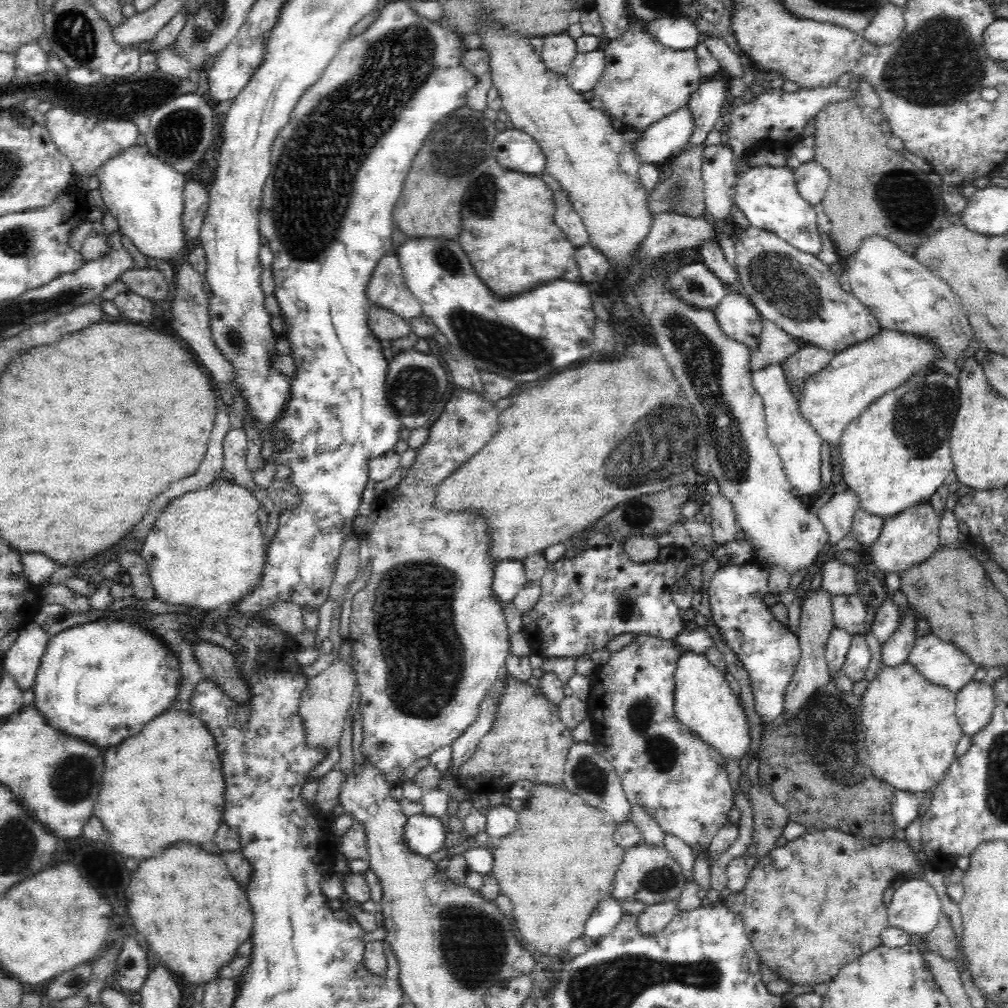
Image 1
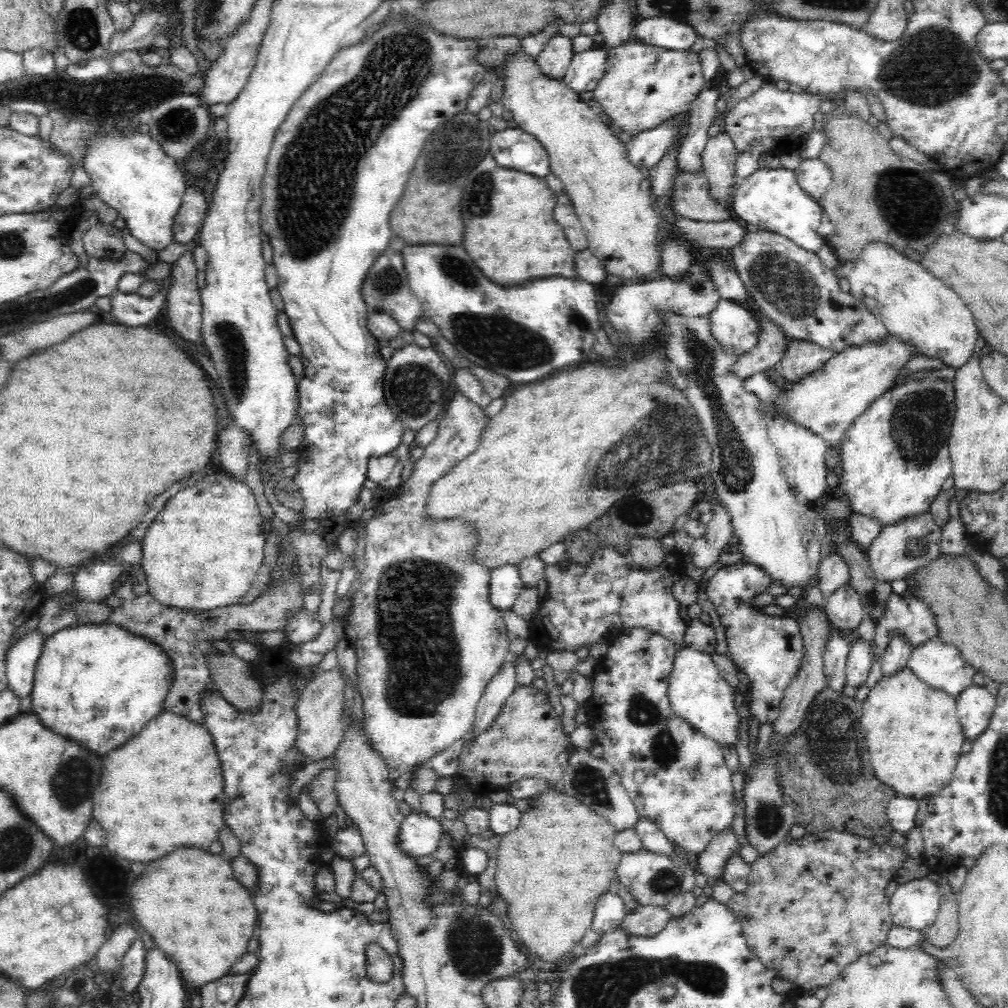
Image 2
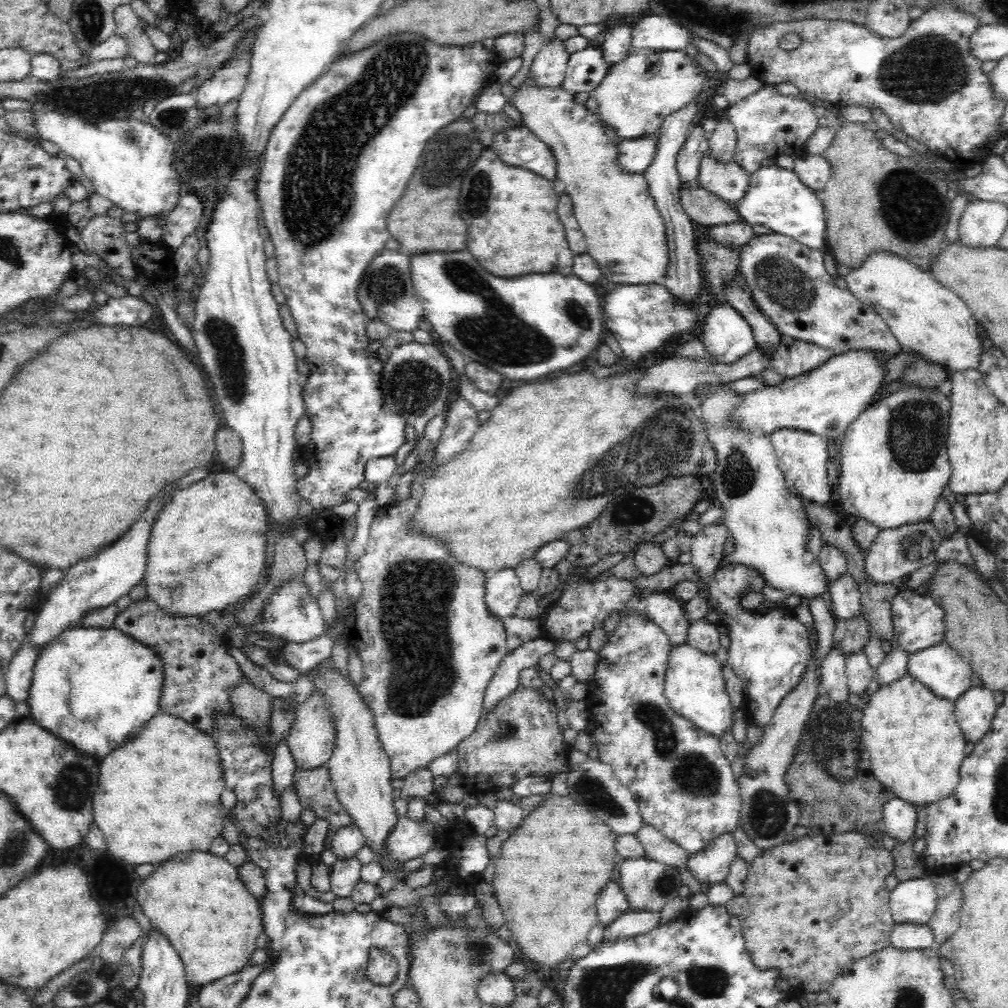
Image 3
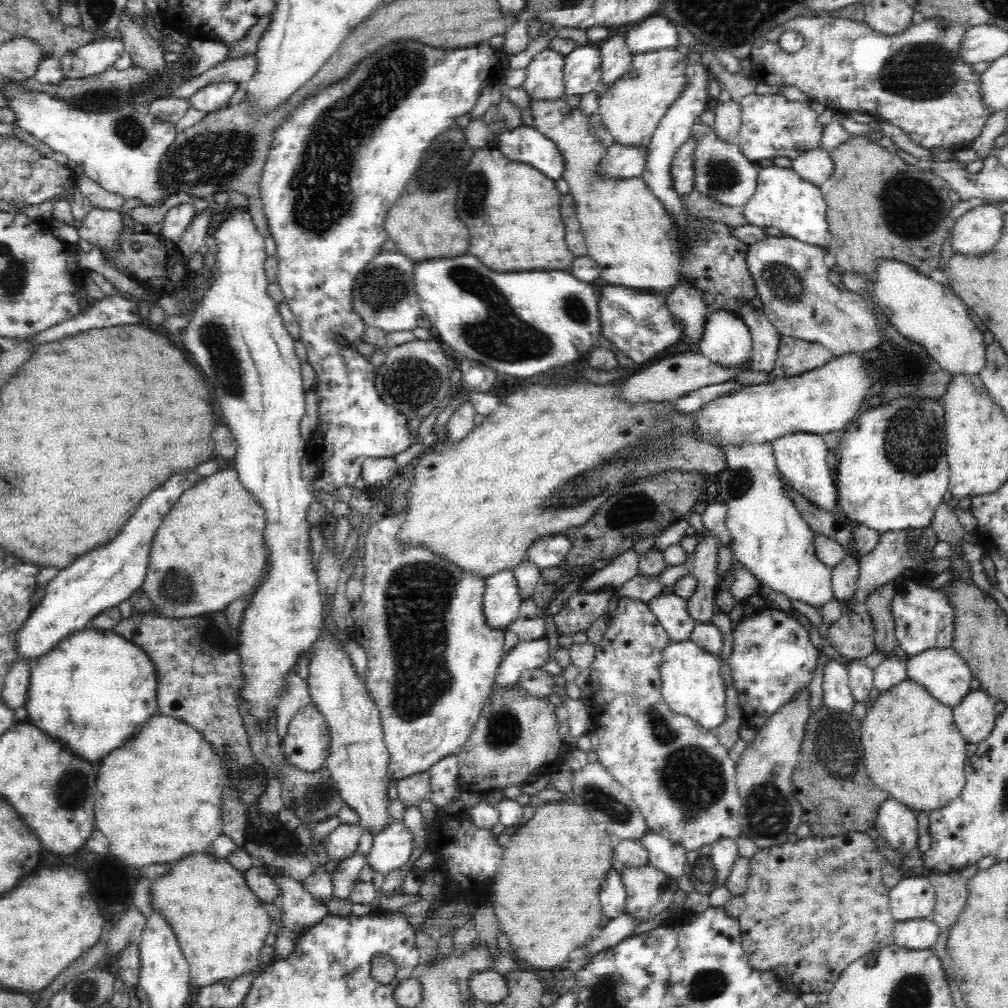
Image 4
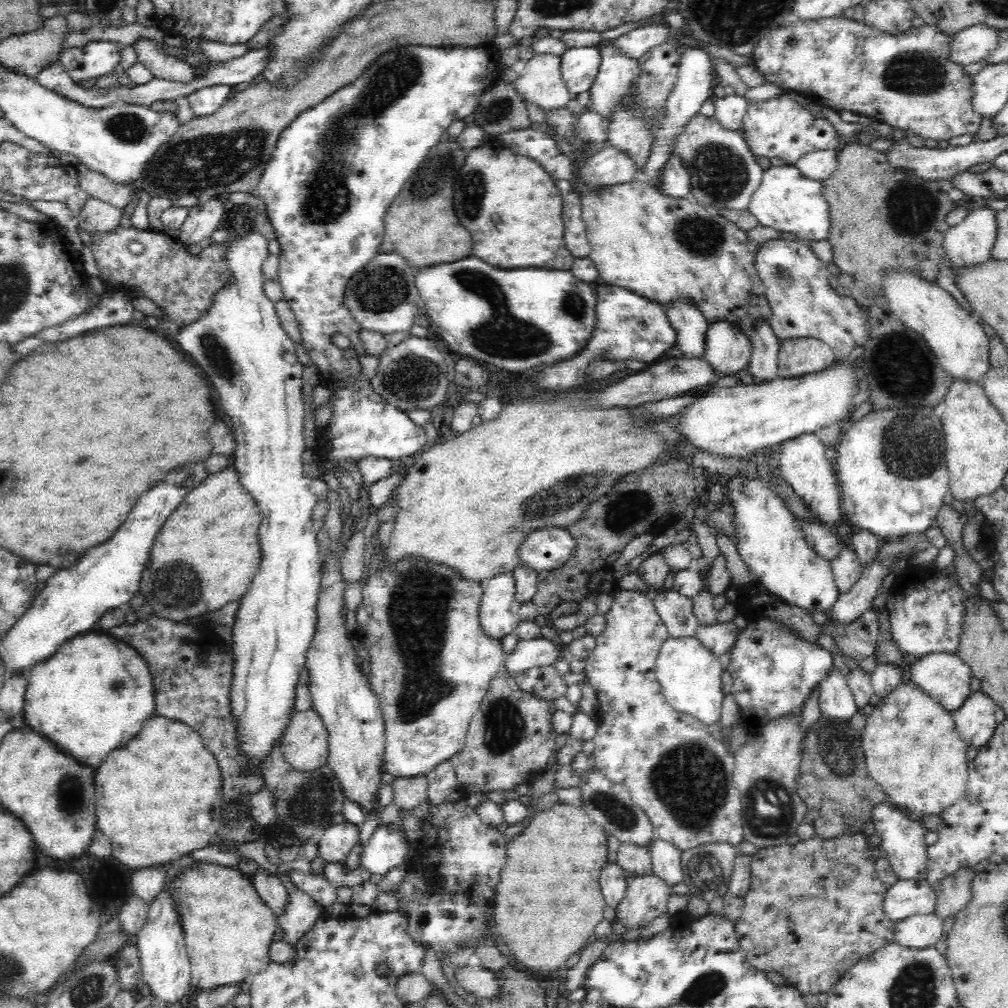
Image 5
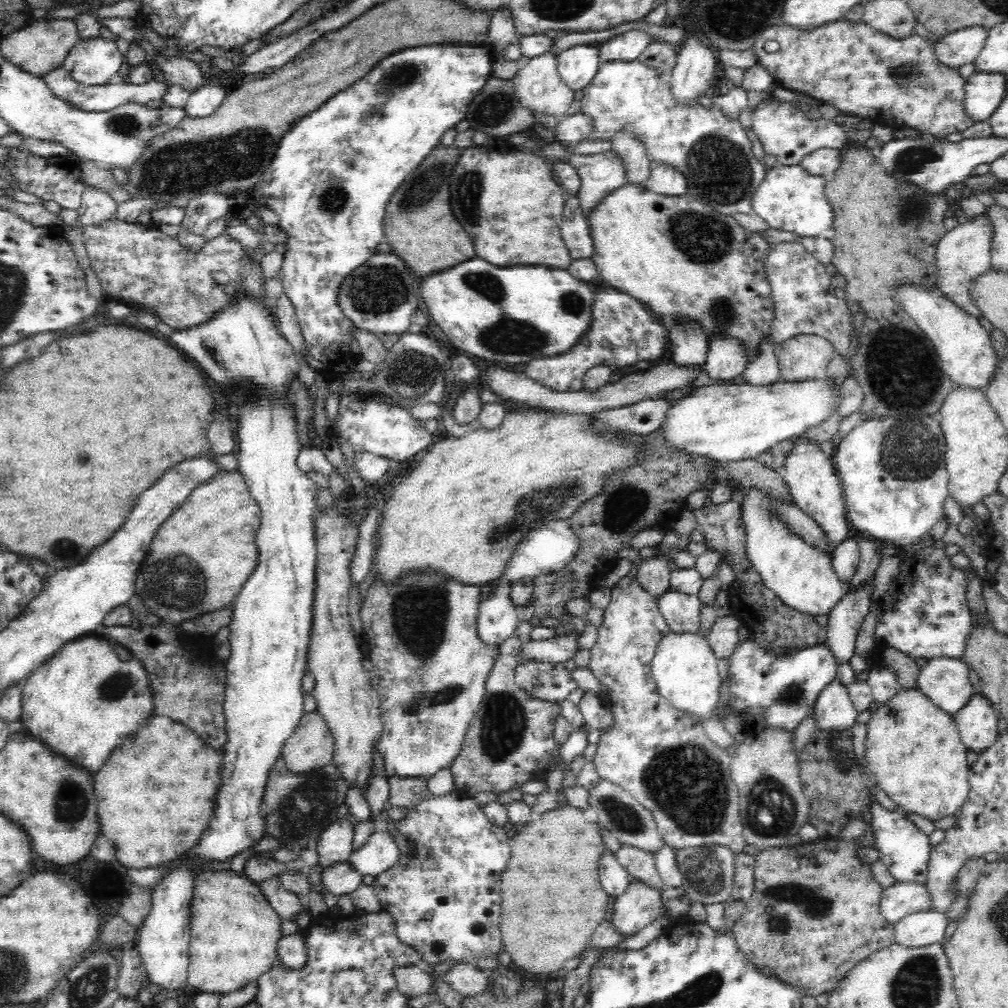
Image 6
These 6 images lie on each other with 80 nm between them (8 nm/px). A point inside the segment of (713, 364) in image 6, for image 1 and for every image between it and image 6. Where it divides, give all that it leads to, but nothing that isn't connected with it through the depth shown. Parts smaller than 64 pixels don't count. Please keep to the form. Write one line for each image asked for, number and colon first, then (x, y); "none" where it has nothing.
1: (736, 315)
2: (732, 324)
3: (727, 336)
4: (726, 340)
5: (726, 348)

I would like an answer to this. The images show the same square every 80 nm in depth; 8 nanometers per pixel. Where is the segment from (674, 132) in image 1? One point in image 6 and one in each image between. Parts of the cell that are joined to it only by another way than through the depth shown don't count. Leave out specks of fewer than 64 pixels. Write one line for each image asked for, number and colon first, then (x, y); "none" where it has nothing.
2: (647, 149)
3: (634, 156)
4: (621, 161)
5: (609, 166)
6: (600, 174)

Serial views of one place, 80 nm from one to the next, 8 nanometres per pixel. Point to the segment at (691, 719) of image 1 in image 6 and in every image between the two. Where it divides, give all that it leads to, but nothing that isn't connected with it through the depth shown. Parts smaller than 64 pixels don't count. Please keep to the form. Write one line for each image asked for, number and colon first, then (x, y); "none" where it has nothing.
2: (698, 694)
3: (695, 688)
4: (692, 684)
5: (689, 676)
6: (684, 667)

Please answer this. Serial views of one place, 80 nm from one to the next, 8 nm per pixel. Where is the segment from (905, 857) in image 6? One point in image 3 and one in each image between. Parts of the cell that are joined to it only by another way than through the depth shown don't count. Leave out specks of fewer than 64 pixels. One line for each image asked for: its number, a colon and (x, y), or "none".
3: (899, 817)
4: (896, 822)
5: (902, 836)

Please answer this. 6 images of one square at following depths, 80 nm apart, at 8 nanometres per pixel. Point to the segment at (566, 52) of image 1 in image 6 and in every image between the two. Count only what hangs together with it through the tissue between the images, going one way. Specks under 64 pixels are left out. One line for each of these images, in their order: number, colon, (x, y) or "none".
2: (556, 56)
3: (549, 68)
4: (544, 78)
5: (541, 83)
6: (540, 88)

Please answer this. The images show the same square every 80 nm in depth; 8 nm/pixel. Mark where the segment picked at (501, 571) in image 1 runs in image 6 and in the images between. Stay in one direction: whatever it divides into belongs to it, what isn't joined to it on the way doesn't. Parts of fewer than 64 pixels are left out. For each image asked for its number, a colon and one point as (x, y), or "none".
2: (505, 584)
3: (502, 591)
4: (501, 600)
5: (499, 610)
6: (497, 620)

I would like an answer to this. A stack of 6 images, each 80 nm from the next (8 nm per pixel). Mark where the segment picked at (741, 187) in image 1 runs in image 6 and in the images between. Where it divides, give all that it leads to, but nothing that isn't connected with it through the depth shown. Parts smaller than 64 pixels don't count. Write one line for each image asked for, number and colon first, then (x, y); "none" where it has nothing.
2: (772, 200)
3: (776, 200)
4: (783, 203)
5: (786, 201)
6: (790, 199)

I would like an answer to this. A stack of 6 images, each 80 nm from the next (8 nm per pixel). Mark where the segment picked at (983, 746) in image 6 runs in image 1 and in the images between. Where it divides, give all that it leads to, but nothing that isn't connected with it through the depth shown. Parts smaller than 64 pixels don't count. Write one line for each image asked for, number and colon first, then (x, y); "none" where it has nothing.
1: (975, 702)
2: (975, 705)
3: (975, 708)
4: (975, 716)
5: (975, 721)

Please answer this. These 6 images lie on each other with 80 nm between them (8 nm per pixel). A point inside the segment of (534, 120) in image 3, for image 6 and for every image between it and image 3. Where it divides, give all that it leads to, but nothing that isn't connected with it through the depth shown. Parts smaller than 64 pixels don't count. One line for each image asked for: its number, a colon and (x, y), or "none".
4: (637, 243)
5: (662, 248)
6: (681, 259)

